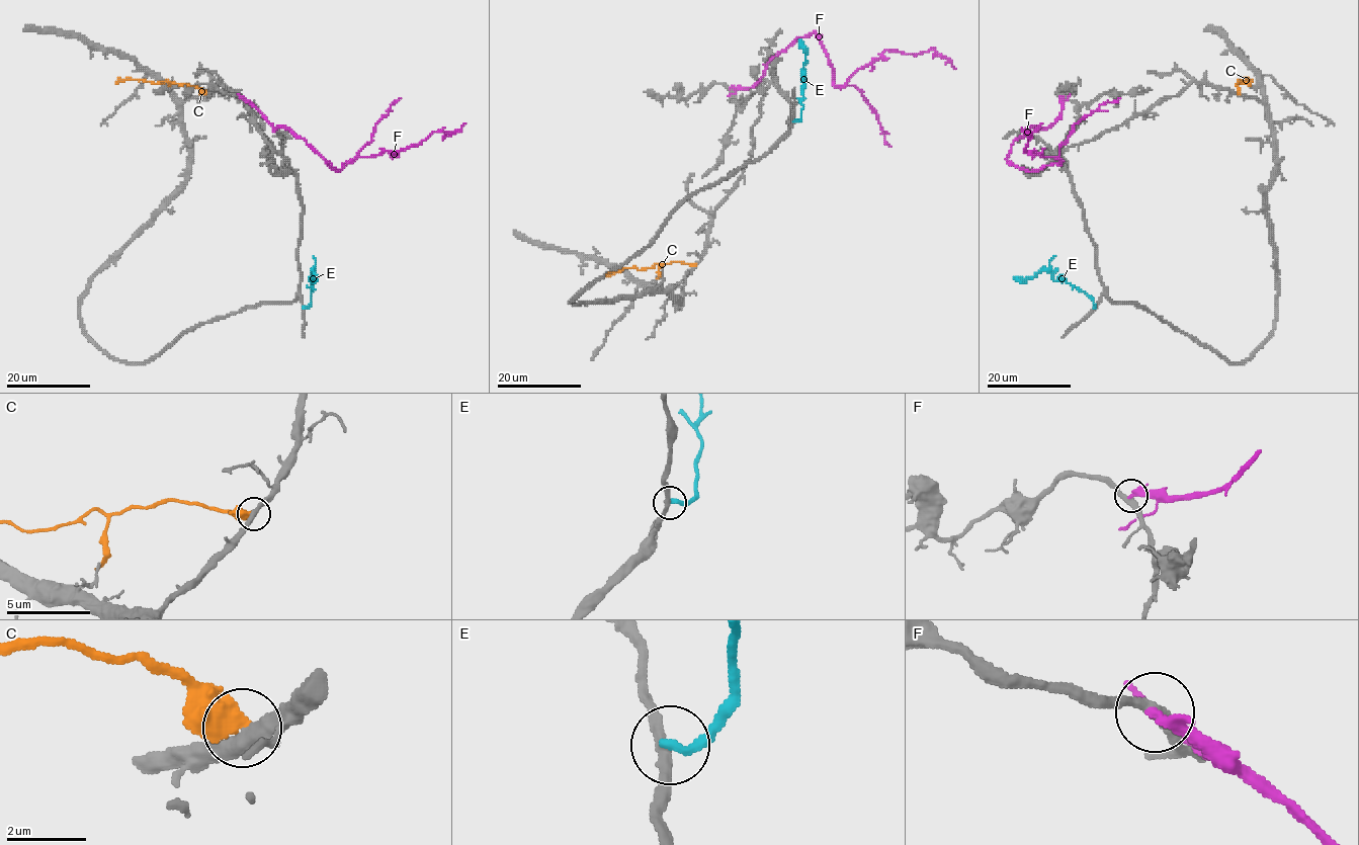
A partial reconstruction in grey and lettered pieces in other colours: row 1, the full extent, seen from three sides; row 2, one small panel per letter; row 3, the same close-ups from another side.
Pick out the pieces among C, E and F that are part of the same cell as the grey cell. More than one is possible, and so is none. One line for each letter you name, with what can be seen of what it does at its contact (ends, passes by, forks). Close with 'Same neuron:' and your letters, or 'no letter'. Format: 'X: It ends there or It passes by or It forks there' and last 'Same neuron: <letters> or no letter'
Same neuron: no letter

